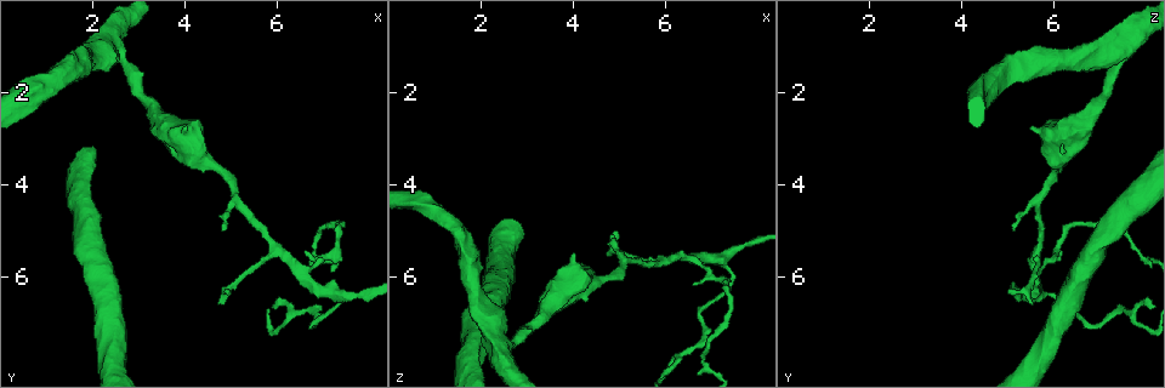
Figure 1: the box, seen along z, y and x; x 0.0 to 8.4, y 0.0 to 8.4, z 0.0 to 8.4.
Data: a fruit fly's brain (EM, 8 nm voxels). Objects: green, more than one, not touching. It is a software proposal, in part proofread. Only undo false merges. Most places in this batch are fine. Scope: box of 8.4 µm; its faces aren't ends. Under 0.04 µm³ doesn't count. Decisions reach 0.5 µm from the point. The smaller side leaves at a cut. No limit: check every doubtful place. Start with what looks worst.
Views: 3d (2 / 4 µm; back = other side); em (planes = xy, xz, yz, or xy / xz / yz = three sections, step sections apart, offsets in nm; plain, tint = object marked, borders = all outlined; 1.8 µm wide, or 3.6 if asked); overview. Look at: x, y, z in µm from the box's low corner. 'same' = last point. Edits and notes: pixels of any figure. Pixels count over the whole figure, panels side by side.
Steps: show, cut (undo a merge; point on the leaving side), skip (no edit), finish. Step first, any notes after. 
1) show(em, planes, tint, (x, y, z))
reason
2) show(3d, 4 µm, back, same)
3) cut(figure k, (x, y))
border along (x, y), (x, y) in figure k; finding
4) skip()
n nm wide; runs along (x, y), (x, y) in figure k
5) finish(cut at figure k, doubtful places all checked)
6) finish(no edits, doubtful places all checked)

show(3d, 4 µm, (3.40, 2.55, 6.70))
looks like a crossing

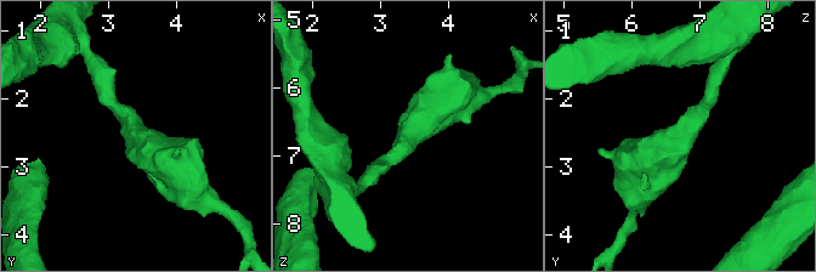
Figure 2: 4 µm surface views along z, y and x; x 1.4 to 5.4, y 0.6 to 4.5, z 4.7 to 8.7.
show(em, yz, step 8, tint, (3.40, 2.55, 6.75))
4 arms

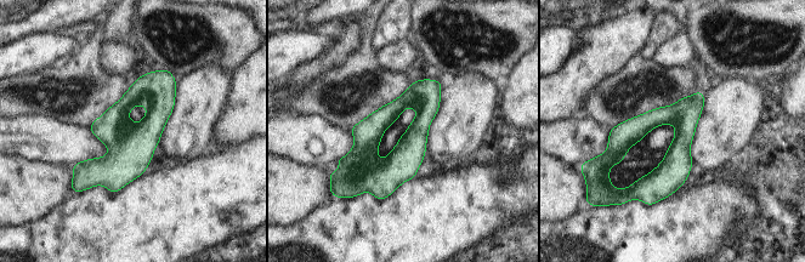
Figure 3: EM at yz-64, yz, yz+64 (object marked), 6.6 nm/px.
skip()
runs along (169, 75), (154, 121), (75, 177) in figure 3; all the same neuron

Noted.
show(3d, 4 µm, (6.45, 5.90, 5.60))
side arm on a straight run

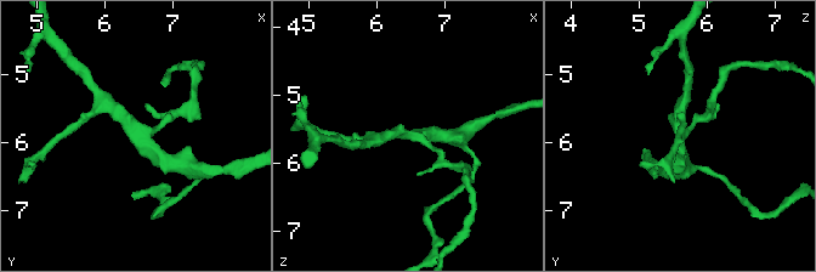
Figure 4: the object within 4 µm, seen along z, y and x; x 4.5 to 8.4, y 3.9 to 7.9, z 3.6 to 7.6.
show(em, planes, tint, (6.50, 5.85, 5.60))
3 arms

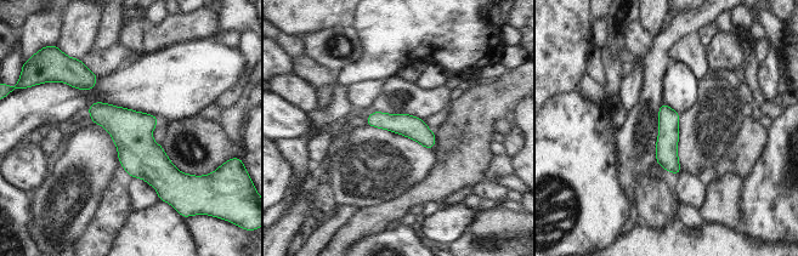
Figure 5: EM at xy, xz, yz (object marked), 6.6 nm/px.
skip()
continuous, no second neuron

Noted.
show(3d, 4 µm, (2.40, 1.00, 7.50))
side arm on a straight run

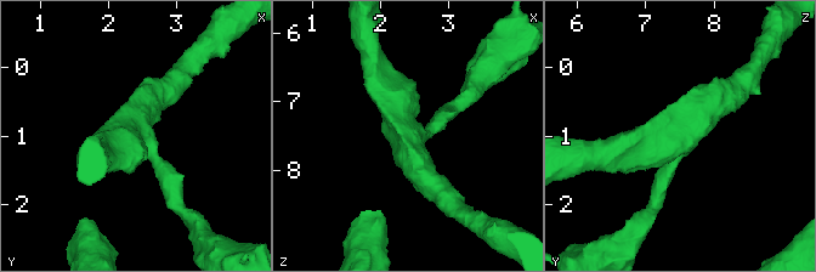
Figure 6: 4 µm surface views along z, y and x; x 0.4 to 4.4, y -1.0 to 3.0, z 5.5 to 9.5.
show(em, 3.6 µm, yz, step 4, borders, (2.40, 1.00, 7.50))
3 arms; arms of 220, 340, 440 nm; need the tissue

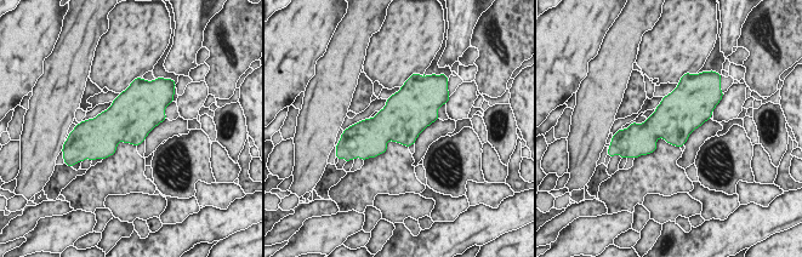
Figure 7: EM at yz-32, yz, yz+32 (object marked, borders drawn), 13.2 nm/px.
skip()
one neuron here

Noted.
show(em, 3.6 µm, xz, step 16, borders, (3.80, 2.85, 5.95))
abrupt turn

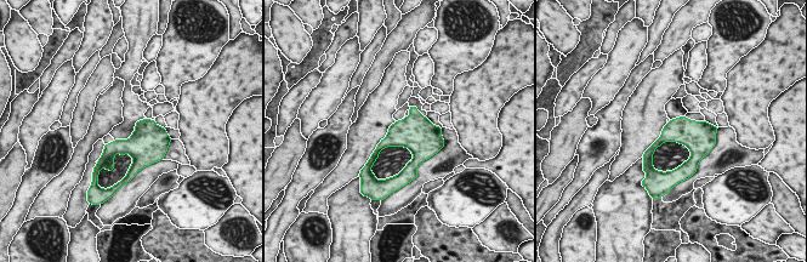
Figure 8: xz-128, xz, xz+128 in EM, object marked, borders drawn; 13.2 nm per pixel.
show(em, 3.6 µm, planes, borders, same)

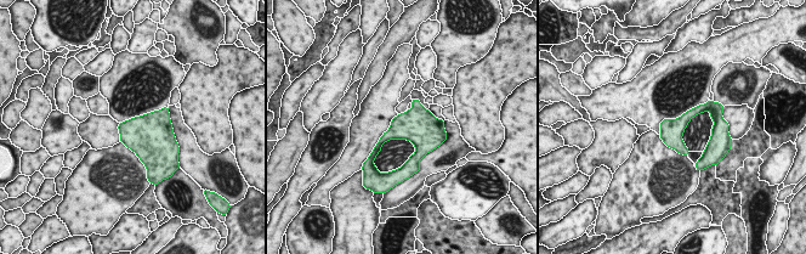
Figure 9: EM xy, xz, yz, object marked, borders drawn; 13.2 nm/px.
skip()
continuous, no second neuron

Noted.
finish(no edits, doubtful places all checked)

